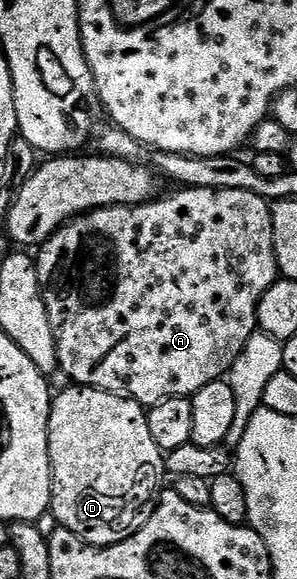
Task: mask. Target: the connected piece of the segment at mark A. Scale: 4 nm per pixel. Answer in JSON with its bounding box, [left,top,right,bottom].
[37,189,280,409]

